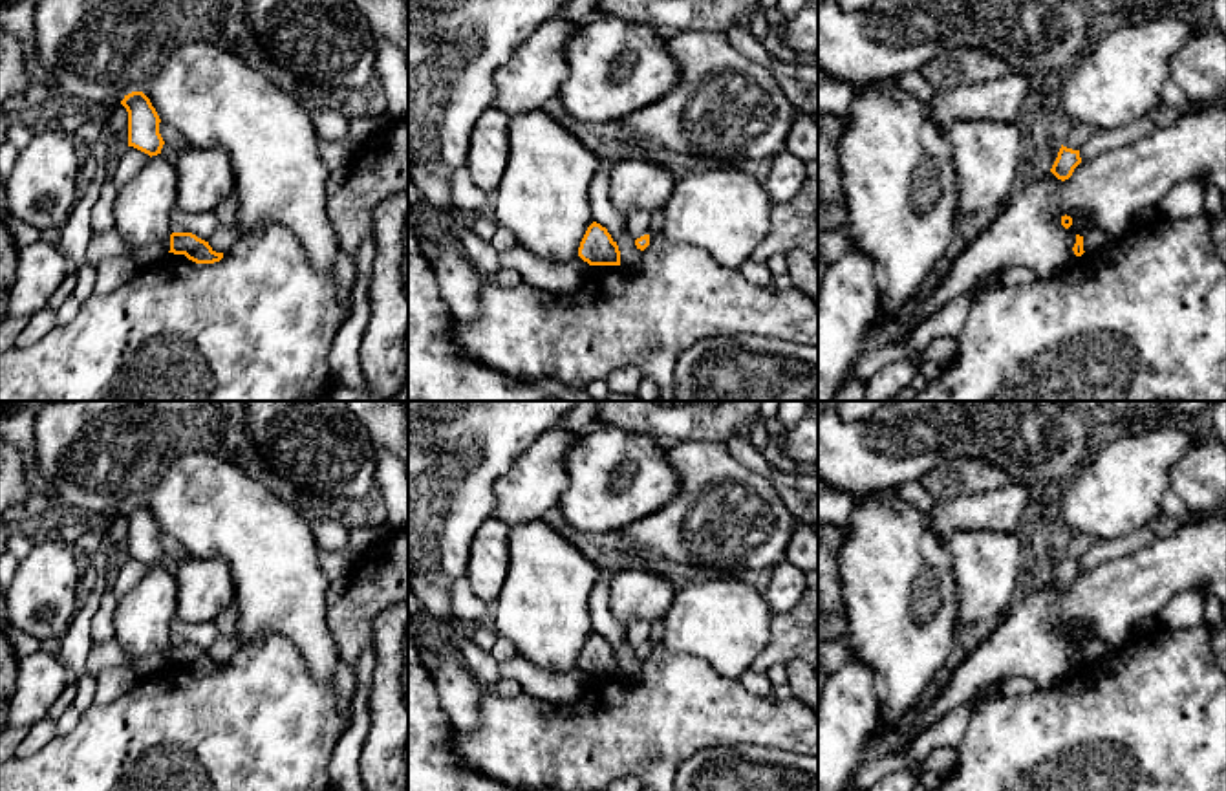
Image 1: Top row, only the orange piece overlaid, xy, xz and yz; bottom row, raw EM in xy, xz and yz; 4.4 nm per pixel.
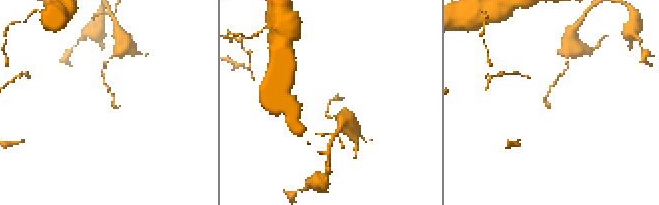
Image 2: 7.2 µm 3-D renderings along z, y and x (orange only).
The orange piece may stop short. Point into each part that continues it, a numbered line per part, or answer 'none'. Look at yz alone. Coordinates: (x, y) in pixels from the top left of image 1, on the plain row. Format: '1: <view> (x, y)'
none

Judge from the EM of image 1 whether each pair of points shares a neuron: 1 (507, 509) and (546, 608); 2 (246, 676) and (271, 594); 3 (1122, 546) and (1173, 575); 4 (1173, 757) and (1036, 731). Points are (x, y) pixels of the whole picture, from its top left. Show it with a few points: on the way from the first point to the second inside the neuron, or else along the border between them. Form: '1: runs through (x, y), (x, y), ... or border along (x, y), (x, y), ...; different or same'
1: border along (540, 519), (509, 526); different
2: border along (246, 641), (282, 634), (297, 650); different
3: border along (1159, 539), (1093, 568); different
4: runs through (1139, 736), (1071, 736); same

